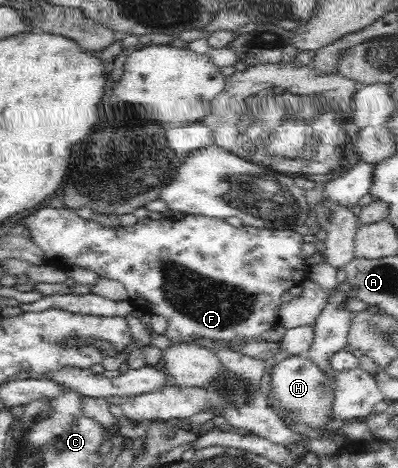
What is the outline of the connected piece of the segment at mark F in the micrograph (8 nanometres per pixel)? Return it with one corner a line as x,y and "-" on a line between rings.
43,207
36,209
32,214
24,218
18,218
18,231
29,229
30,238
35,242
35,245
41,248
46,255
46,259
50,263
58,265
73,266
77,265
85,269
89,269
107,279
113,279
124,285
127,294
129,295
129,303
134,307
139,305
143,309
147,309
151,315
163,315
163,318
168,322
168,329
164,334
166,339
171,343
195,343
199,341
209,341
220,343
223,341
229,342
235,348
244,346
247,343
252,343
255,338
262,335
266,331
275,328
279,325
277,320
277,311
281,307
281,295
285,291
289,291
295,285
302,285
302,282
308,279
310,266
305,263
304,256
301,254
301,245
304,243
301,239
303,235
295,232
295,230
271,230
267,228
257,228
244,225
240,227
231,226
224,219
213,219
204,215
187,215
181,220
163,219
153,220
151,218
139,218
132,226
121,227
103,227
95,223
91,219
83,219
72,209
53,209
53,207

